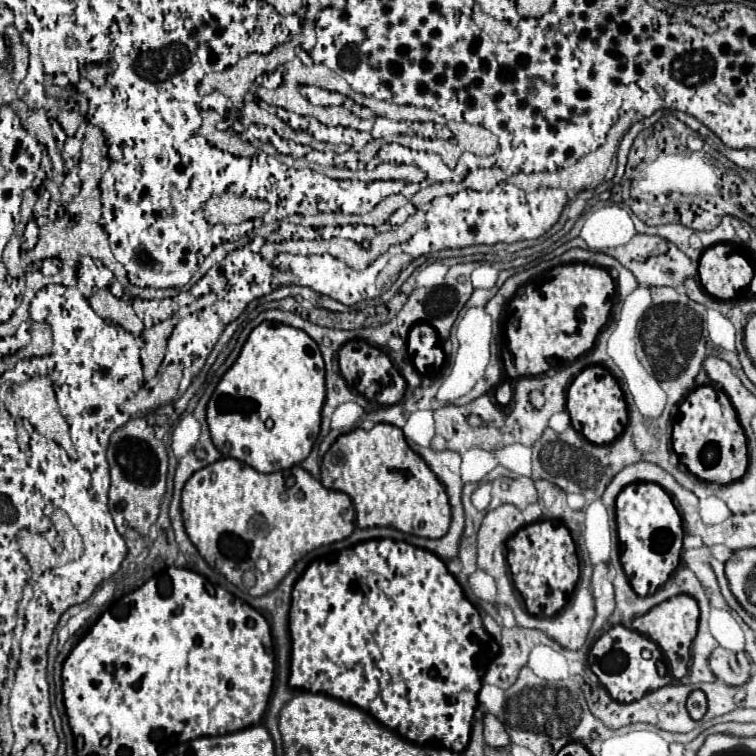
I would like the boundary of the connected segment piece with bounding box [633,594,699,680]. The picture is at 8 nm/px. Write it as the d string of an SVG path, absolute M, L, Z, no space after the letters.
M681 594L681 596L673 596L671 600L661 602L659 606L651 608L647 614L639 616L633 620L633 630L637 630L639 634L649 636L653 642L659 644L659 648L665 652L669 664L671 664L671 674L675 680L681 680L687 674L687 666L689 666L689 646L691 640L695 638L697 632L697 620L699 620L699 606L695 602L695 598Z

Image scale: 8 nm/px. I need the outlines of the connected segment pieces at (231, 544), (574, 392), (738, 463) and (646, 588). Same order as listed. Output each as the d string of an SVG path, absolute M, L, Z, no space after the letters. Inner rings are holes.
M221 458L215 464L197 470L183 486L181 512L183 512L185 532L199 550L199 554L207 560L207 564L249 596L263 596L271 592L301 556L323 544L345 540L355 528L355 508L351 498L343 492L327 490L317 478L313 478L301 466L263 474L235 458ZM261 556L265 556L271 566L267 576L255 568L255 560ZM245 572L255 574L253 588L245 586L243 582Z
M587 366L569 386L567 390L567 410L571 416L571 424L577 432L581 432L593 444L609 444L613 442L627 426L629 414L623 392L613 378L613 374L603 366Z
M699 386L685 398L679 412L679 420L673 424L673 450L689 472L699 480L715 484L729 484L743 478L747 470L747 442L737 412L723 390Z
M629 484L617 496L617 534L621 544L621 564L631 588L639 596L653 594L675 572L681 556L683 528L671 496L659 484Z

